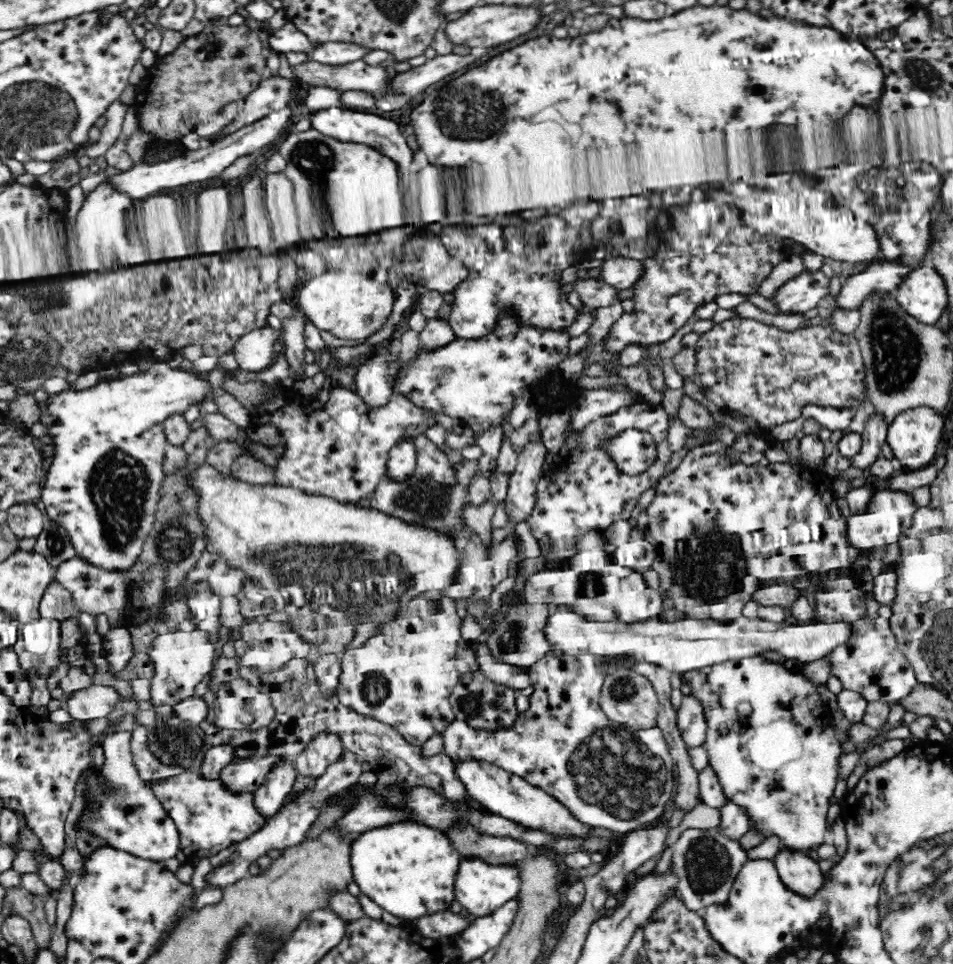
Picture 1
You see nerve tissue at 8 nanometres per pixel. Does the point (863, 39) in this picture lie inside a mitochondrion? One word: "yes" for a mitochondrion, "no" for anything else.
no

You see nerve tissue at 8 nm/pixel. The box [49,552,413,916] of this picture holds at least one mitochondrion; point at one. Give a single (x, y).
(171, 742)

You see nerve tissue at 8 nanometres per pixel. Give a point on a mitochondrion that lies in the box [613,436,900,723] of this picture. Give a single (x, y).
(689, 585)

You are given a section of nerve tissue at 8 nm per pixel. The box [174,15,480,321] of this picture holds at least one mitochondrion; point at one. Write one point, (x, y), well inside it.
(312, 159)

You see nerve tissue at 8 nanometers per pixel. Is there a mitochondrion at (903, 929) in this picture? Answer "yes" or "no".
yes

